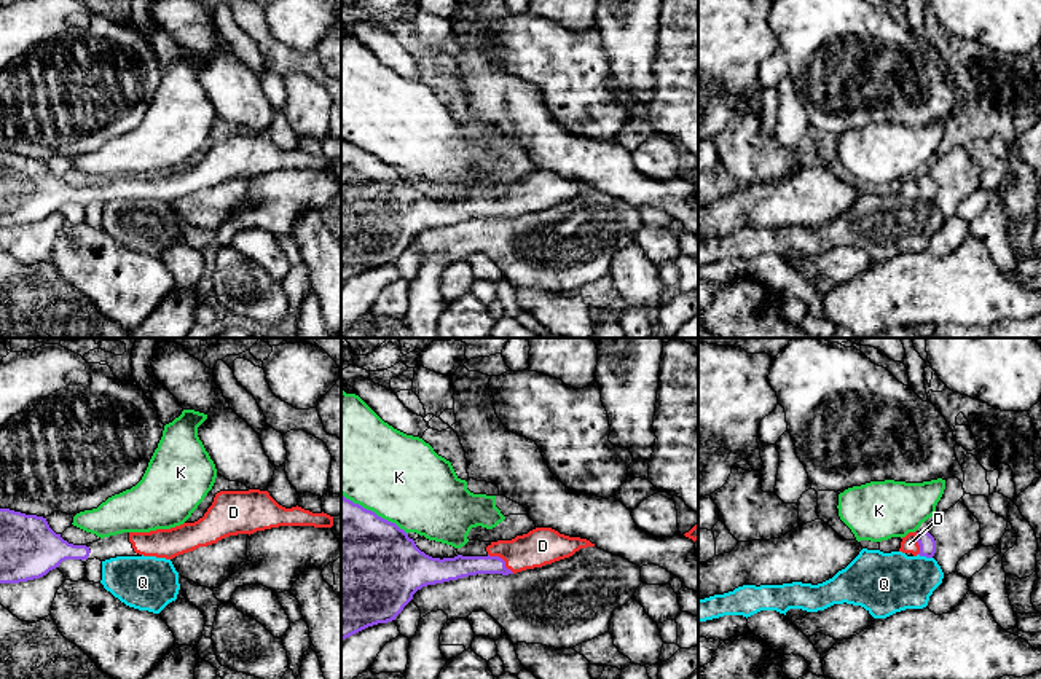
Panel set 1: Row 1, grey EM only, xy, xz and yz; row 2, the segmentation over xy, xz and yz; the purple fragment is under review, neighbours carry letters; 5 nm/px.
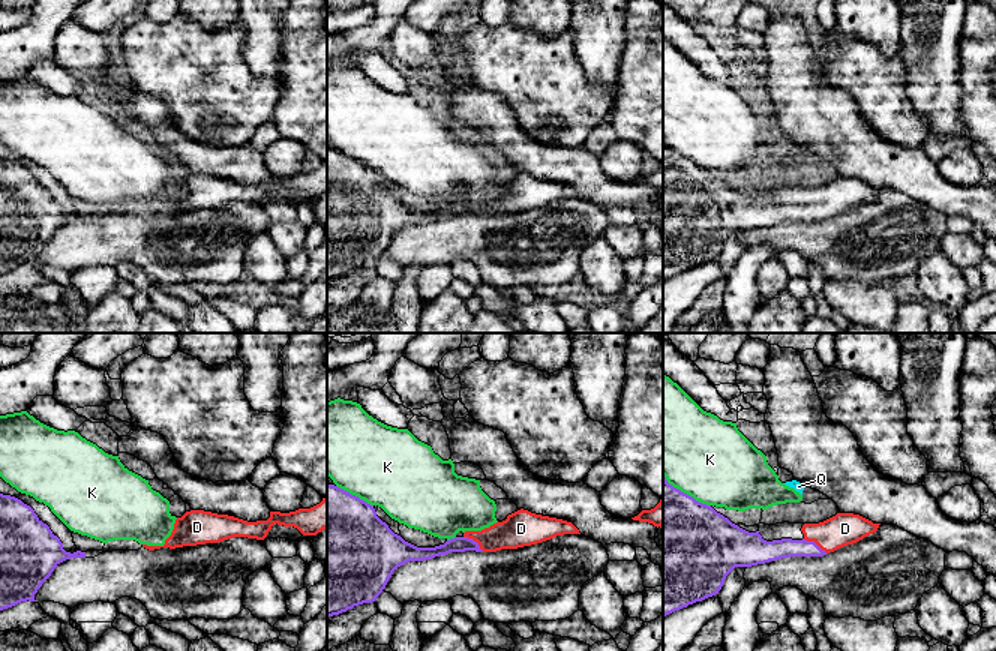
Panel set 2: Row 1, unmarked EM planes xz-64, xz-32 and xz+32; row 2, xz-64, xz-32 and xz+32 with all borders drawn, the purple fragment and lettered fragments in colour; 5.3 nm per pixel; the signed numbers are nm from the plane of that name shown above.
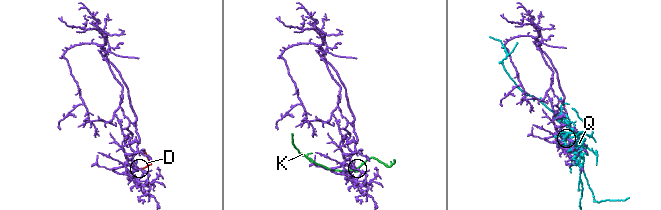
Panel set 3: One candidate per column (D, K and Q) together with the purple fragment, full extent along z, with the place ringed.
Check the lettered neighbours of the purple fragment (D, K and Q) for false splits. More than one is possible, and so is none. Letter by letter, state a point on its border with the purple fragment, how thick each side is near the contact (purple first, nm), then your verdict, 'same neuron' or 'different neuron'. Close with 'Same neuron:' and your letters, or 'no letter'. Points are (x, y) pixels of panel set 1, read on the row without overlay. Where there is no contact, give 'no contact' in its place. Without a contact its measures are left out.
D: contact xz (502, 203); calibres 120 and 190 nm; same neuron
K: contact xz (373, 155); calibres 500 and 440 nm; different neuron
Q: contact yz (925, 198); calibres 90 and 300 nm; different neuron
Same neuron: D

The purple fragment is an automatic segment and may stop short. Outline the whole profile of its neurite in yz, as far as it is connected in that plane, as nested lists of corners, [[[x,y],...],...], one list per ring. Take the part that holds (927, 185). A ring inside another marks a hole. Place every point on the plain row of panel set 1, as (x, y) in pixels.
[[[928,174],[909,175],[902,180],[899,194],[933,201],[936,196],[936,183]]]

